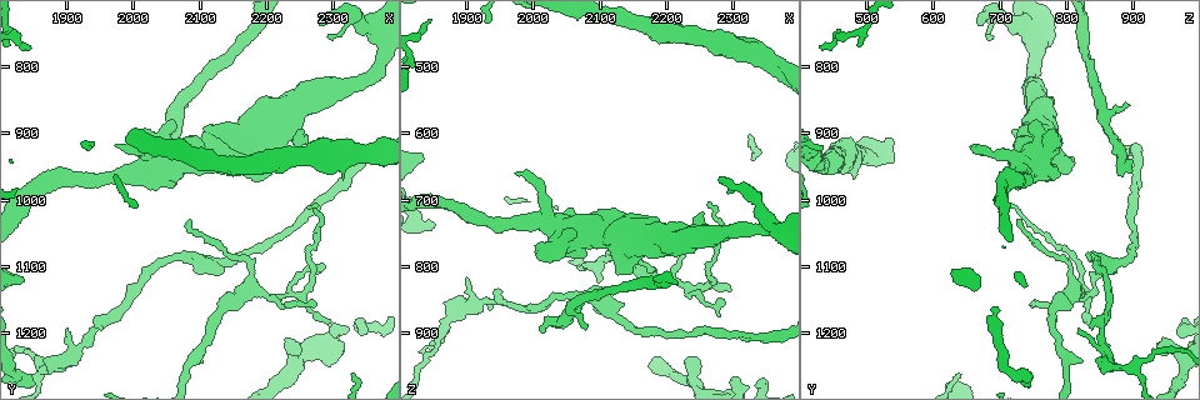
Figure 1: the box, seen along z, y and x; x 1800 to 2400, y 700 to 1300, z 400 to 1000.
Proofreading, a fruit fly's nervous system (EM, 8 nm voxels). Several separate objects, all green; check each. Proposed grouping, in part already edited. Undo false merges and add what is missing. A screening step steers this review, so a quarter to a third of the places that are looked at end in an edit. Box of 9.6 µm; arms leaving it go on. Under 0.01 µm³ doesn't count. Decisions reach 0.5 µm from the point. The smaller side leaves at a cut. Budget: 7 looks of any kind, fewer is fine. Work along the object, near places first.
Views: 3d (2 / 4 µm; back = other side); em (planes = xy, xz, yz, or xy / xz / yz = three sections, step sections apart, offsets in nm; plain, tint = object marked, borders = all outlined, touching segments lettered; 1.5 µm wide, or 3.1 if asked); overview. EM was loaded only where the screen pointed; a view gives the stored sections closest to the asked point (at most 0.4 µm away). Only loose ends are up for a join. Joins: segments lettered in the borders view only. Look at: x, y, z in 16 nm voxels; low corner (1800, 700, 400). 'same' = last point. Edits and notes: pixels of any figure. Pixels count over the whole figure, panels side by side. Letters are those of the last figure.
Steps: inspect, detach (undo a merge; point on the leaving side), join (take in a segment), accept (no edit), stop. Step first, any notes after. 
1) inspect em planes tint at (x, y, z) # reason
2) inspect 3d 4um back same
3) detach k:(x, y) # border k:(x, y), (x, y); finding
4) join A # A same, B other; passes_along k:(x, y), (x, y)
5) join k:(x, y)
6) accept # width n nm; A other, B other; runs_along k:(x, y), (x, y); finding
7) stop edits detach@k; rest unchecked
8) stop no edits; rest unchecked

inspect 3d 4um at (2265, 1010, 705) # thin end

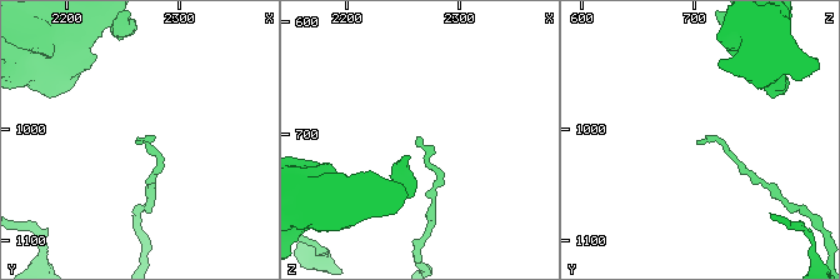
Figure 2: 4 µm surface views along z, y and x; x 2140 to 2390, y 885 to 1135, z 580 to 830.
inspect em planes plain at (2264, 1014, 704)

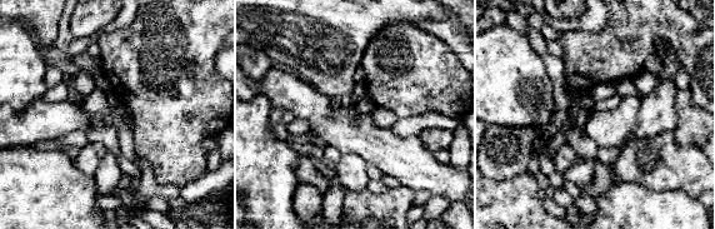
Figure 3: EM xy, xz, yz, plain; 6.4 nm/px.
inspect em planes borders same # what lies round it

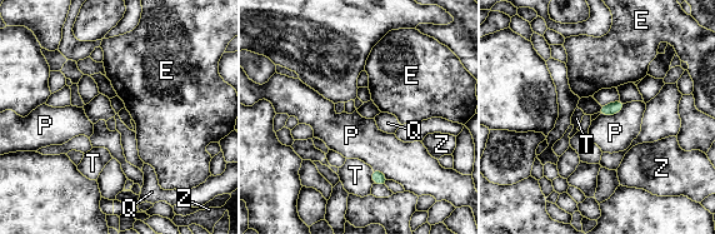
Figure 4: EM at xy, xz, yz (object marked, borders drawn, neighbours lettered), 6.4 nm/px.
accept # E other, P other, Q other, T other, Z other; no lettered segment goes on from it

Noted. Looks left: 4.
inspect 3d 2um at (2080, 860, 885) # tapers out

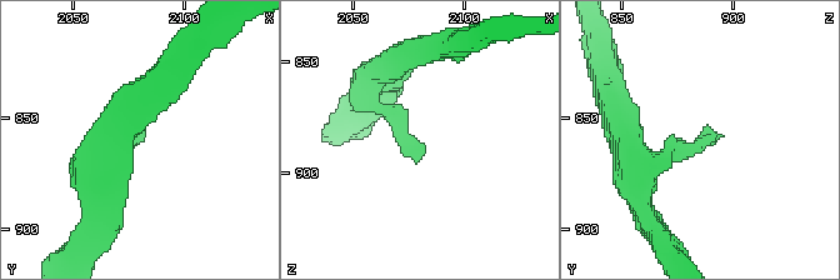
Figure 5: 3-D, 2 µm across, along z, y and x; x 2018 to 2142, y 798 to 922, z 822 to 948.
inspect em planes borders at (2084, 857, 888)

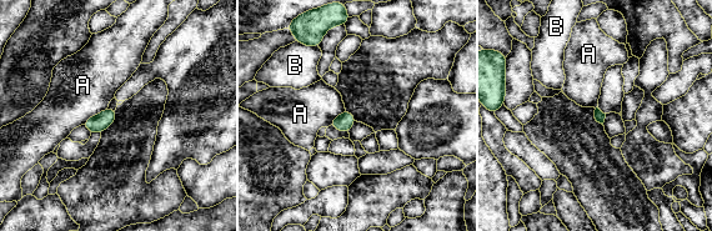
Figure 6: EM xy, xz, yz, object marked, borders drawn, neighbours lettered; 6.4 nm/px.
accept # A other, B other; border 6:(106, 108), (90, 116), (83, 124); none of them fits

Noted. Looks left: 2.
inspect 3d 4um at (1900, 1195, 820) # branch stops here

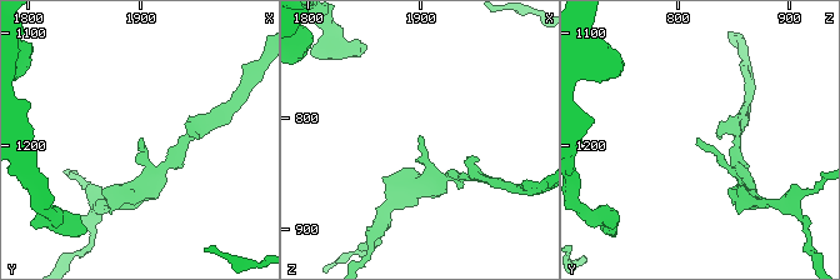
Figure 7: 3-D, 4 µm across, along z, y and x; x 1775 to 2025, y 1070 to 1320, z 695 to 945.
inspect em planes borders at (1898, 1194, 820)

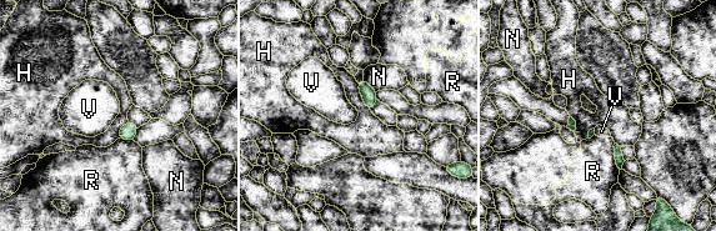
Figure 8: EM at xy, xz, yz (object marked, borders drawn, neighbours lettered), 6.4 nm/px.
accept # H other, N other, R other, V other; border 8:(356, 83), (364, 105), (370, 111); no lettered segment goes on from it

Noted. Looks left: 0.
stop no edits; rest unchecked

